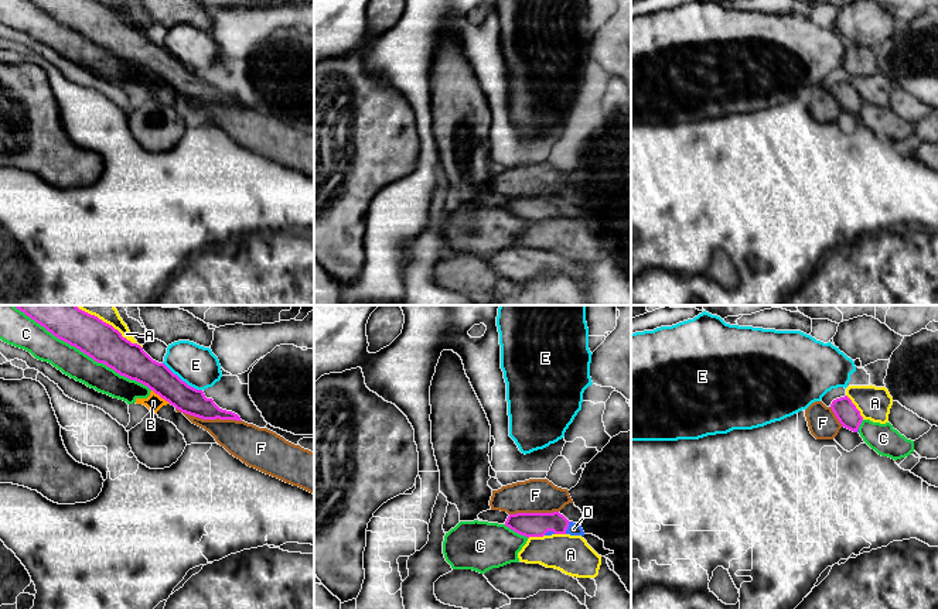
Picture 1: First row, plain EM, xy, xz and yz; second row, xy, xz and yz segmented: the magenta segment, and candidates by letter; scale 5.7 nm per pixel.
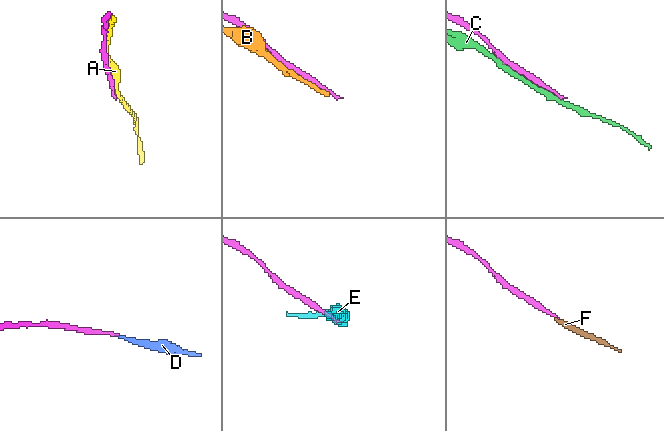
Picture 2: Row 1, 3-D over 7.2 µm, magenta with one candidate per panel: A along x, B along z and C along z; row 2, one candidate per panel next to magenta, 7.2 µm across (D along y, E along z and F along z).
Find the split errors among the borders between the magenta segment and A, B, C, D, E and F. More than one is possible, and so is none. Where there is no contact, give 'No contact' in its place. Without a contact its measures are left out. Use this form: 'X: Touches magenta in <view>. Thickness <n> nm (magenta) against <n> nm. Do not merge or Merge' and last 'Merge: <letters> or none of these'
A: Touches magenta in yz. Thickness 120 nm (magenta) against 190 nm. Do not merge
B: Touches magenta in xy. Thickness 180 nm (magenta) against 90 nm. Do not merge
C: Touches magenta in xy. Thickness 220 nm (magenta) against 170 nm. Do not merge
D: Touches magenta in xz. Thickness 140 nm (magenta) against 70 nm. Merge
E: Touches magenta in xy. Thickness 160 nm (magenta) against 220 nm. Do not merge
F: Touches magenta in xy. Thickness 150 nm (magenta) against 220 nm. Do not merge
Merge: D

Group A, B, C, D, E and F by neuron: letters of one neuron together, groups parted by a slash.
A / B F / C / D / E

